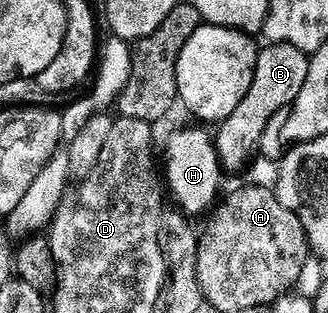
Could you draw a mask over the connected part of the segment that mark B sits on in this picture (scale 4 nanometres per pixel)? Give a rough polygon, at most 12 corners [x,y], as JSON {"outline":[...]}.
{"outline":[[266,43],[239,106],[216,125],[217,155],[244,169],[271,114],[307,79],[309,56]]}

